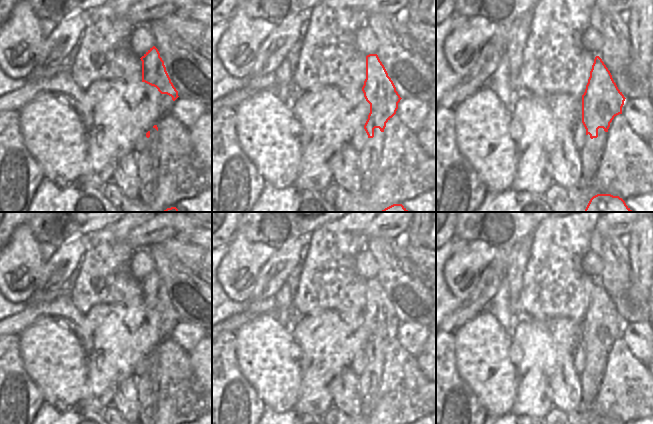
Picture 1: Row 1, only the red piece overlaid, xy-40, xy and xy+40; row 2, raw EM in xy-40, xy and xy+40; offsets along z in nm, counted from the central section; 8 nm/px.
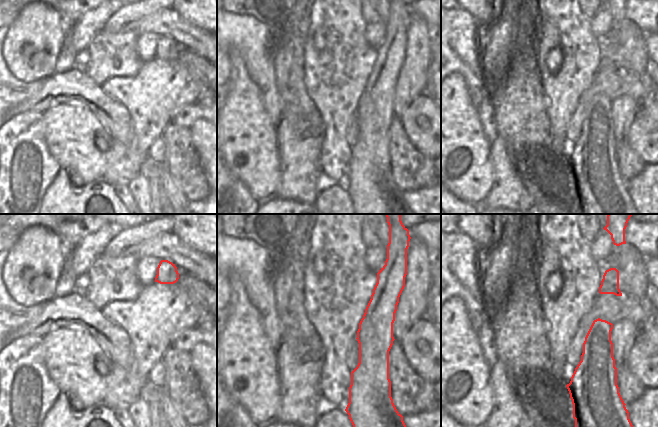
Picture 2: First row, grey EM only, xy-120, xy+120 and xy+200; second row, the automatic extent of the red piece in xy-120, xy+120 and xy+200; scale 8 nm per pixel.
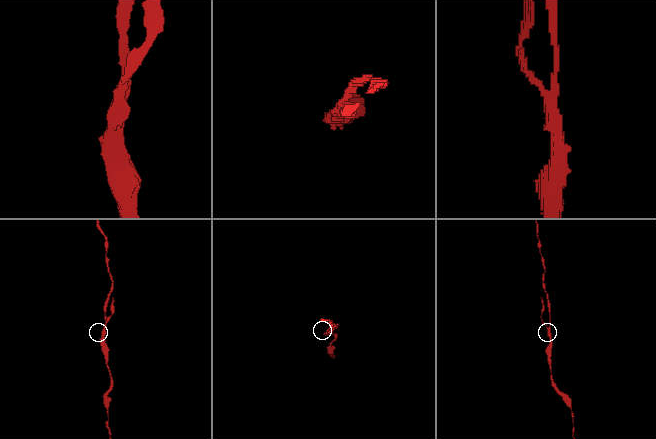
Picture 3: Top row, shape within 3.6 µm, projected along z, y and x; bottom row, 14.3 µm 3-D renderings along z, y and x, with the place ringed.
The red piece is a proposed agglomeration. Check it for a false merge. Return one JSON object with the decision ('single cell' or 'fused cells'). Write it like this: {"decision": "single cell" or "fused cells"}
{"decision": "fused cells"}

